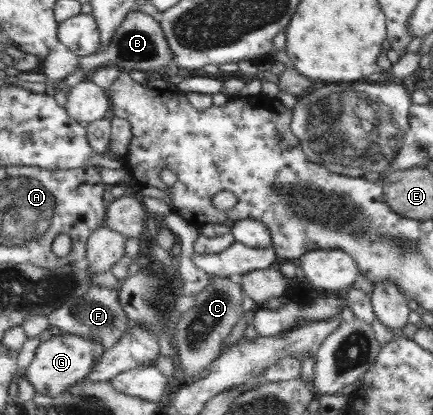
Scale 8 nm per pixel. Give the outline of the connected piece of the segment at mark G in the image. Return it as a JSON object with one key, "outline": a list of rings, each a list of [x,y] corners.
{"outline":[[[63,331],[47,341],[40,342],[24,378],[29,380],[37,393],[53,399],[62,398],[63,393],[67,393],[94,371],[94,367],[102,359],[105,350],[103,343],[97,340]]]}

